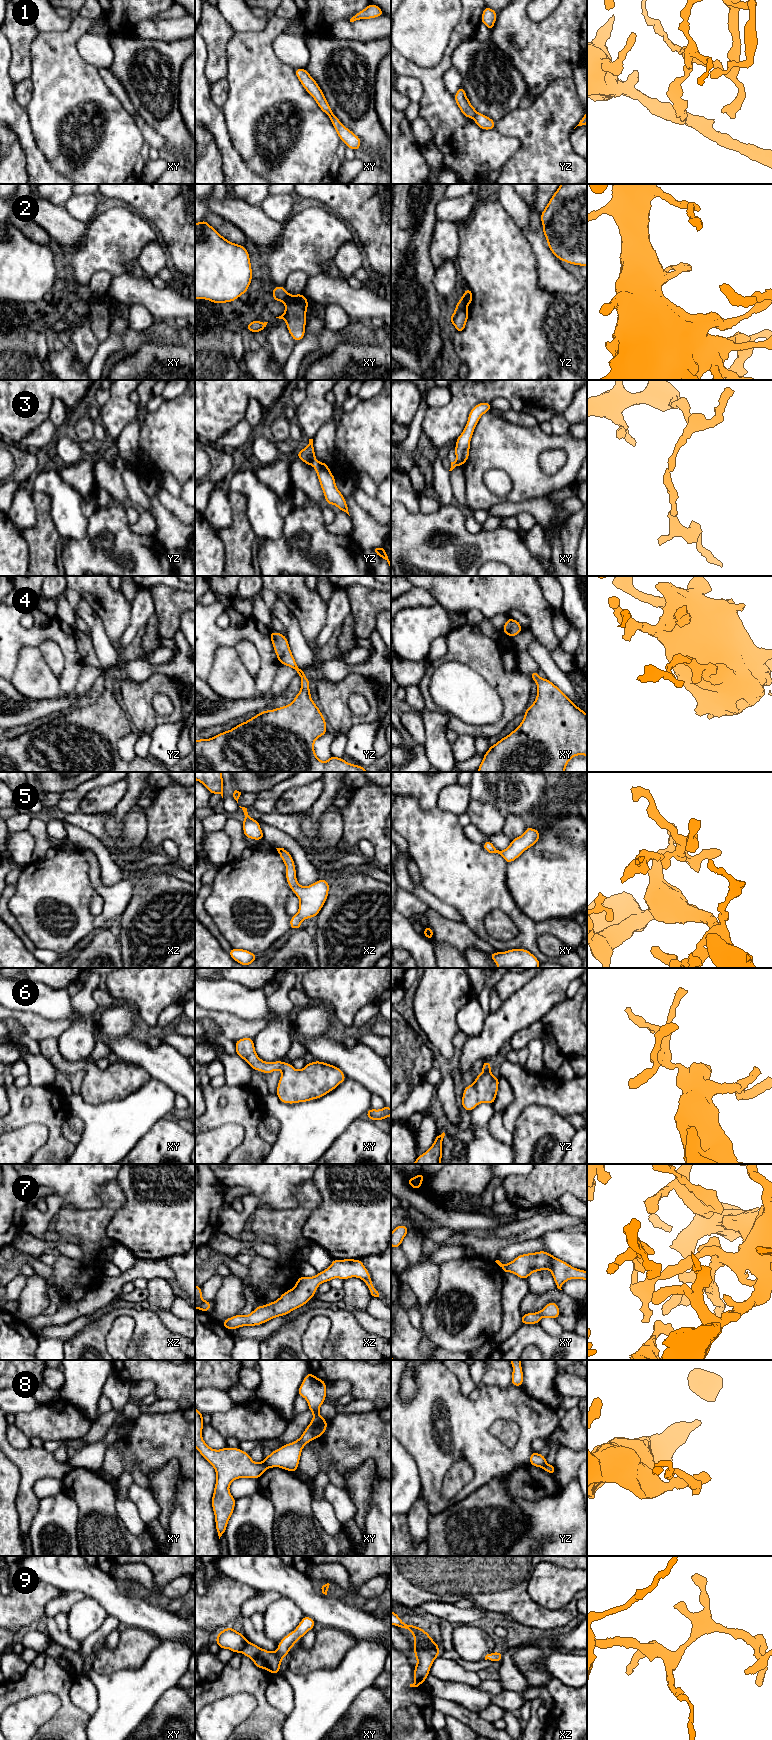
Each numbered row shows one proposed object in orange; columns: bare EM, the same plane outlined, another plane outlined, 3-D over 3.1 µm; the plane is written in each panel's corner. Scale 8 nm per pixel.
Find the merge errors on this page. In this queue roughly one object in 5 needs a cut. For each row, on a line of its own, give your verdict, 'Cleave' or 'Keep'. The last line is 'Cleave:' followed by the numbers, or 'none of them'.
1: Cleave
2: Cleave
3: Cleave
4: Keep
5: Keep
6: Keep
7: Keep
8: Cleave
9: Keep
Cleave: 1, 2, 3, 8

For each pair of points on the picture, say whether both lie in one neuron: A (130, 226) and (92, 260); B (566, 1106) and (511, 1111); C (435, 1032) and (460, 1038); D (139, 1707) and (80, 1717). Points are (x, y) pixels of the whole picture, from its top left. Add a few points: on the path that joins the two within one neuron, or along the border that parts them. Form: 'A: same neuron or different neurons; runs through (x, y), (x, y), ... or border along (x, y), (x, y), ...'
A: same neuron; runs through (121, 233), (101, 251)
B: same neuron; runs through (552, 1098), (525, 1098)
C: different neurons; border along (459, 1030), (452, 1039), (452, 1046), (455, 1050)
D: different neurons; border along (90, 1716), (85, 1729)

